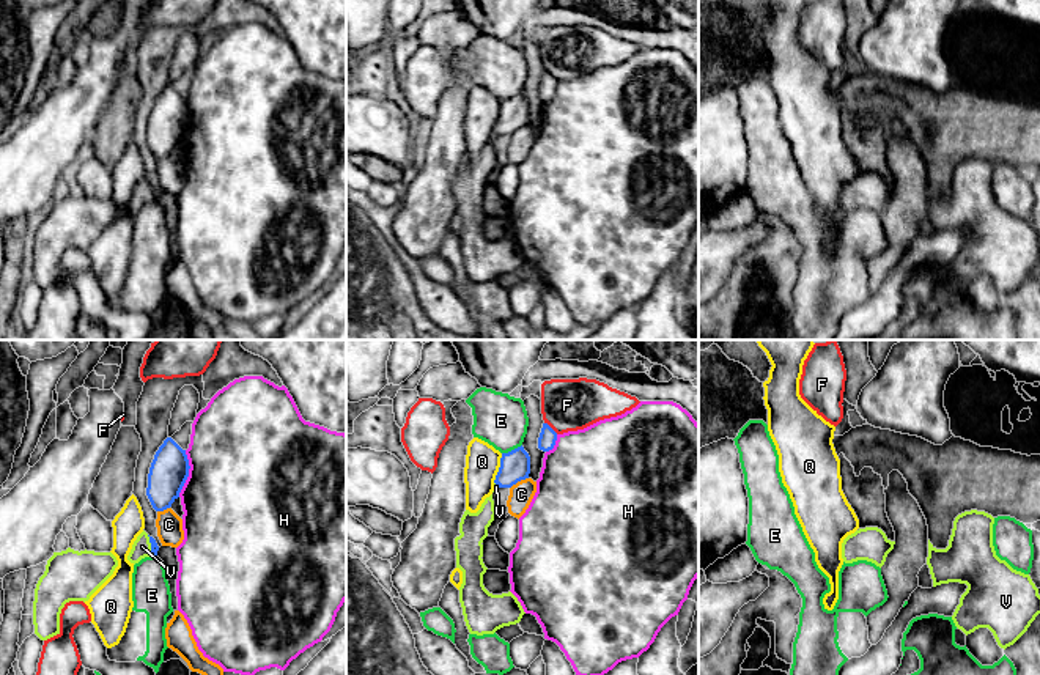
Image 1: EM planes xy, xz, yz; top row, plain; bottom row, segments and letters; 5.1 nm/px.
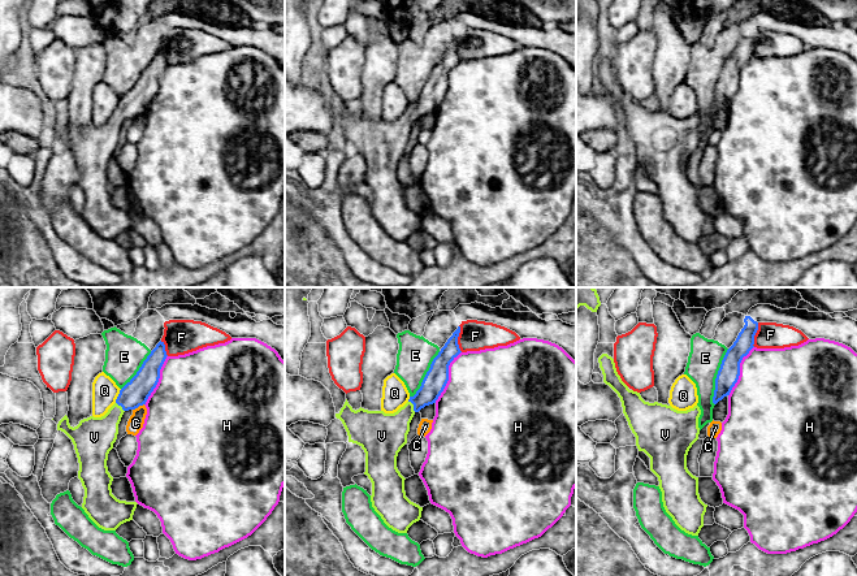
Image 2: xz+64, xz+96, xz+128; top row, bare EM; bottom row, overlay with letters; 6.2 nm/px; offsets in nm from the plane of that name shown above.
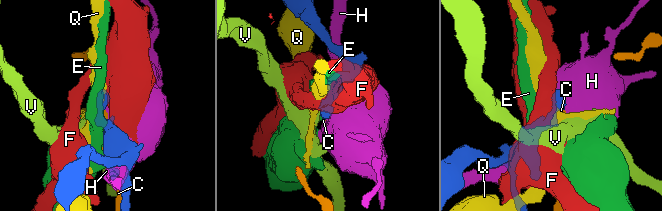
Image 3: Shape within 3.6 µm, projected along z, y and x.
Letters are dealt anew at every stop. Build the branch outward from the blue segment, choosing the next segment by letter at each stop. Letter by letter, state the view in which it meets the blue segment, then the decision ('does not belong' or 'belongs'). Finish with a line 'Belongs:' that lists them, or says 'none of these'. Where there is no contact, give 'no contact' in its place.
C: xz | does not belong
E: xz | does not belong
F: xz | does not belong
H: xy | does not belong
Q: xz | does not belong
V: xy | belongs
Belongs: V

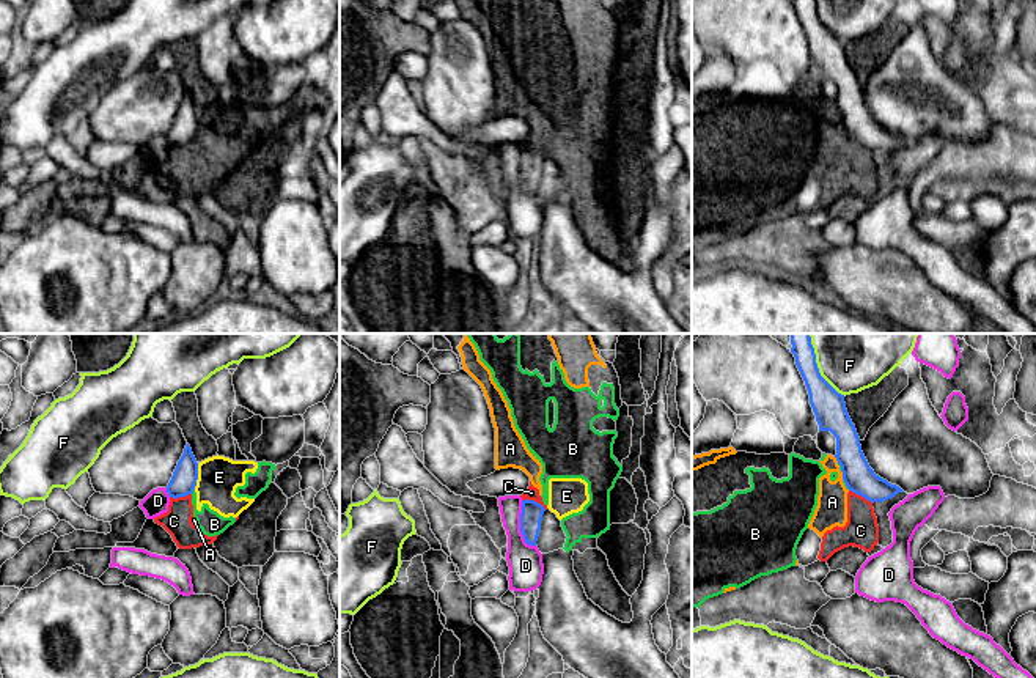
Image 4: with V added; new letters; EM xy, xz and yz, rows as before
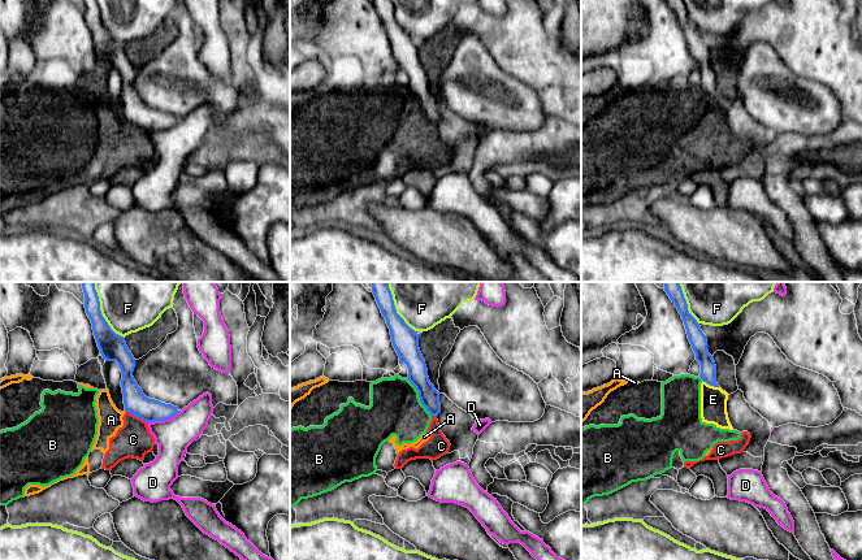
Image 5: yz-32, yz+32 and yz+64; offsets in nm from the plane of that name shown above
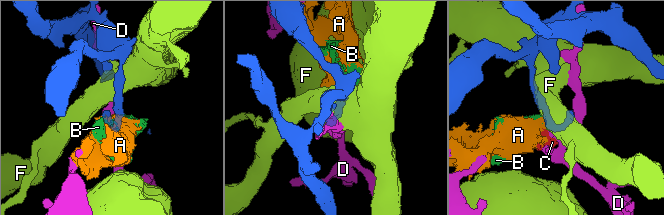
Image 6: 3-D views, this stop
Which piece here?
A: yz | does not belong
B: xy | does not belong
C: xz | does not belong
D: xz | does not belong
E: xy | does not belong
F: yz | does not belong
Belongs: none of these

